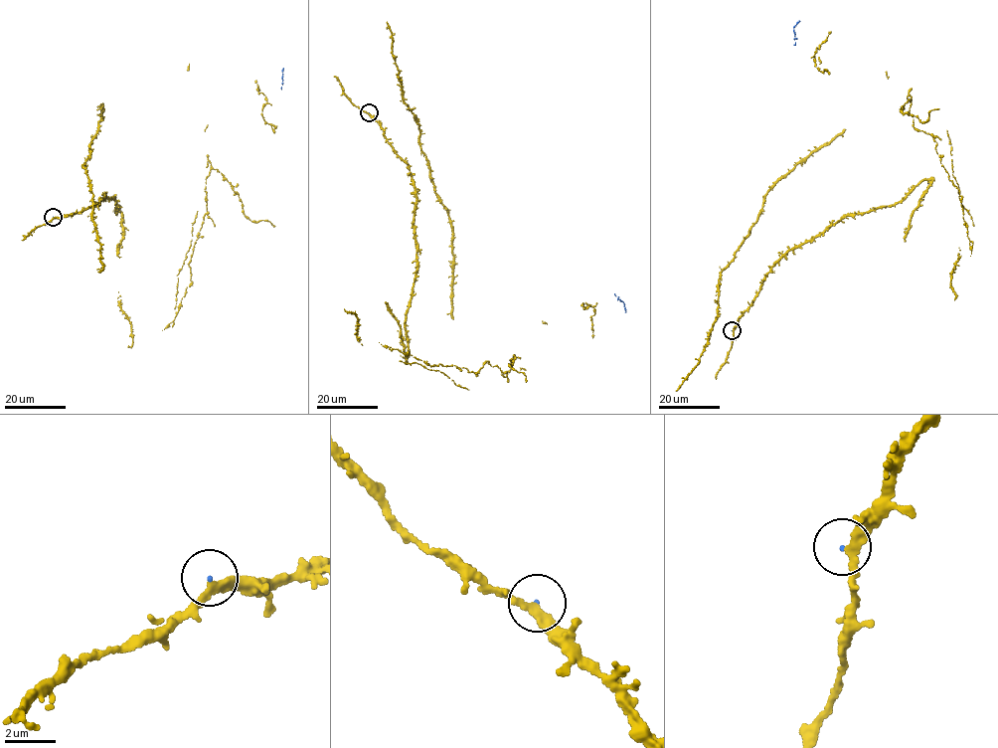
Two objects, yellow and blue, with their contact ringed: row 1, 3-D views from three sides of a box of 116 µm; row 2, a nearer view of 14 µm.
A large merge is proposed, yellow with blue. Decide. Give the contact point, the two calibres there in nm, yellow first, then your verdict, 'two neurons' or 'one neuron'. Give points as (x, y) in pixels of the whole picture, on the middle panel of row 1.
at (369, 112); 320 nm thick on the yellow side, 70 nm on the other; two neurons

